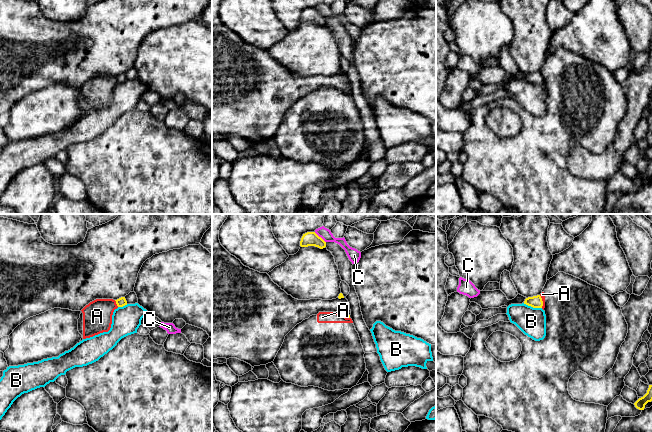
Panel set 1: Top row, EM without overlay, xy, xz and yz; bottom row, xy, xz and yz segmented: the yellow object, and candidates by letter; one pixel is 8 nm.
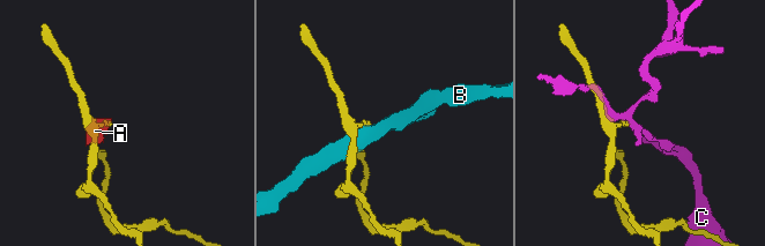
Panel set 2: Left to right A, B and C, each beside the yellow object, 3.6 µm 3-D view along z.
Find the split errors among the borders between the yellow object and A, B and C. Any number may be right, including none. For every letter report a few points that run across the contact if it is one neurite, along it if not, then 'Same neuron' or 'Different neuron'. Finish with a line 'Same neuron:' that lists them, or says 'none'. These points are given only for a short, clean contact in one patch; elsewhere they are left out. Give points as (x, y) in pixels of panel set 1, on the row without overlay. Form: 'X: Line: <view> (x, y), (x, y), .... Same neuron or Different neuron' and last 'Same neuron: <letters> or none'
A: Line: xy (114, 76), (118, 82). Different neuron
B: Line: yz (523, 79), (541, 84). Different neuron
C: Different neuron
Same neuron: none

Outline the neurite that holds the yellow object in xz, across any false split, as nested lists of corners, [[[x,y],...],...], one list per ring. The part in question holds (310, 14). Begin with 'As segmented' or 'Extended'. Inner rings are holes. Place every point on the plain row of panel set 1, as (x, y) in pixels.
As segmented. [[[307,8],[303,10],[301,17],[300,17],[301,23],[308,23],[308,22],[315,22],[320,25],[323,25],[326,23],[326,18],[319,13],[315,8]]]

